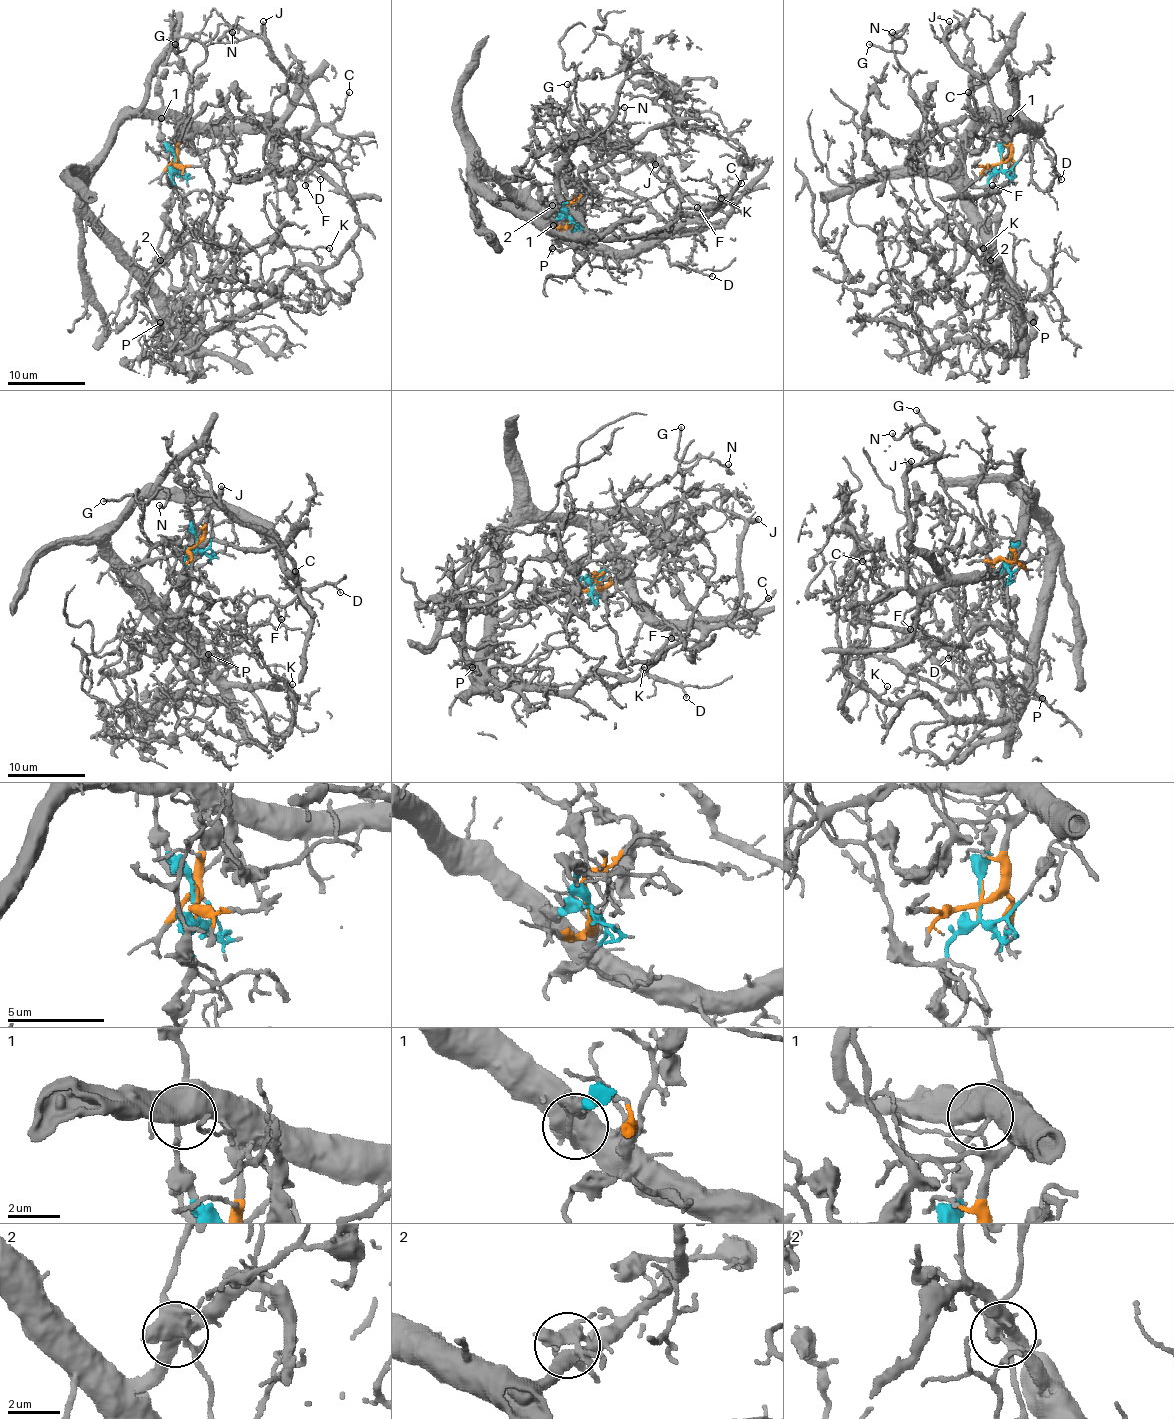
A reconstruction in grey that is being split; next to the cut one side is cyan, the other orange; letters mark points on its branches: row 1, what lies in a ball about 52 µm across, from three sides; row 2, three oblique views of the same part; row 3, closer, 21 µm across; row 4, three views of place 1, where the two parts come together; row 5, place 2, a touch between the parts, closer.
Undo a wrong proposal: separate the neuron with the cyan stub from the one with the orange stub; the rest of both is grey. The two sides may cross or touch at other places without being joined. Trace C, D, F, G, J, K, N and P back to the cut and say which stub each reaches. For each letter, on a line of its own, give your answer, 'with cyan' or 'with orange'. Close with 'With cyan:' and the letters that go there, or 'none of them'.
C: with orange
D: with orange
F: with orange
G: with cyan
J: with orange
K: with orange
N: with cyan
P: with cyan
With cyan: G, N, P

